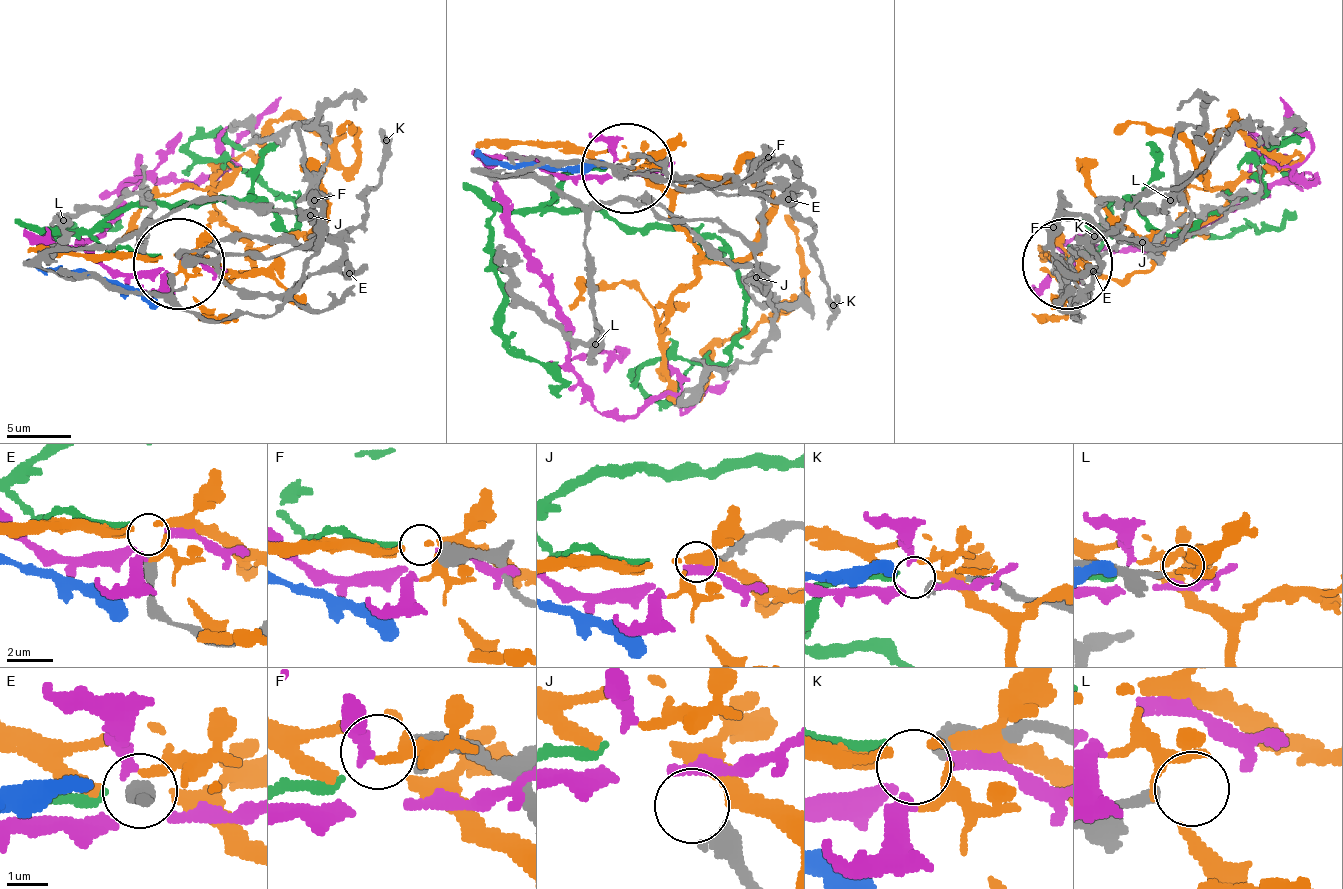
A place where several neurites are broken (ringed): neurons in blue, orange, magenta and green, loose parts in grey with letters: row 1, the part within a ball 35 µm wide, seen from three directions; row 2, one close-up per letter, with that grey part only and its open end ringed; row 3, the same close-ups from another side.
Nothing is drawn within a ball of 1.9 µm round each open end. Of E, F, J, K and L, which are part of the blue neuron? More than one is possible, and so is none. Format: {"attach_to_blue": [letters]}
{"attach_to_blue": []}

